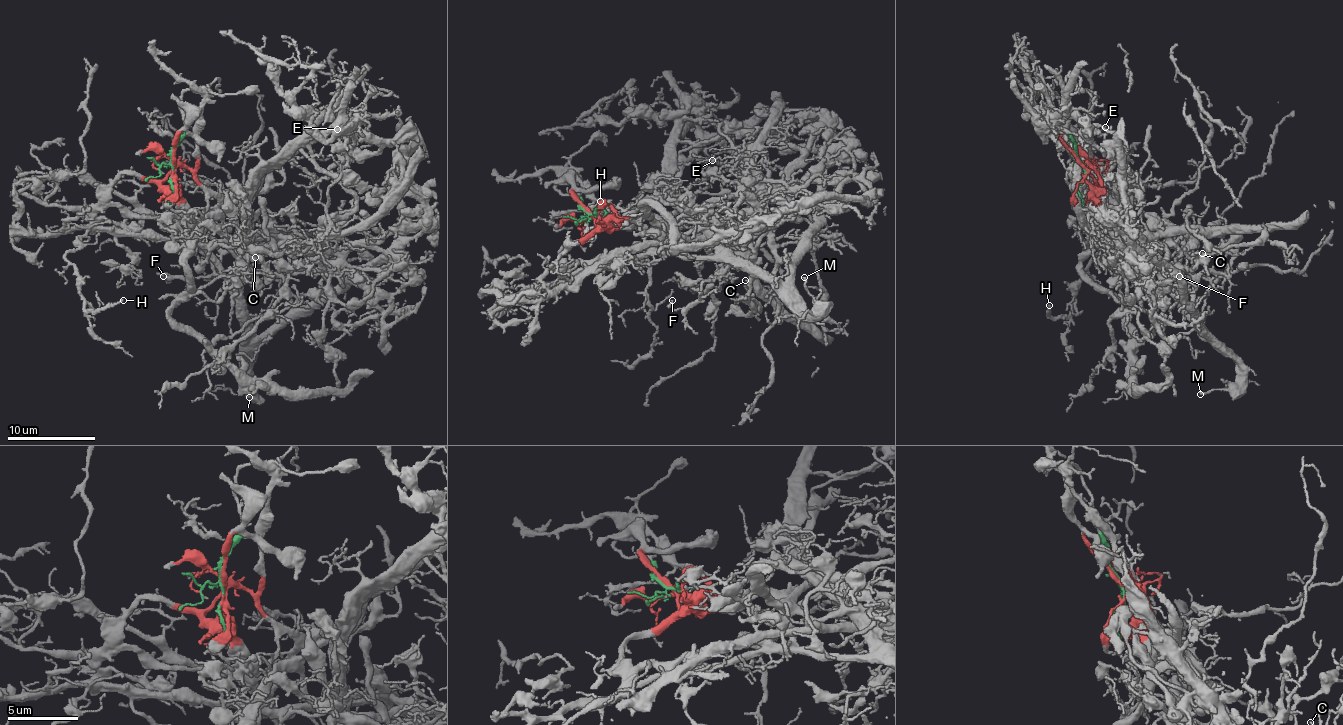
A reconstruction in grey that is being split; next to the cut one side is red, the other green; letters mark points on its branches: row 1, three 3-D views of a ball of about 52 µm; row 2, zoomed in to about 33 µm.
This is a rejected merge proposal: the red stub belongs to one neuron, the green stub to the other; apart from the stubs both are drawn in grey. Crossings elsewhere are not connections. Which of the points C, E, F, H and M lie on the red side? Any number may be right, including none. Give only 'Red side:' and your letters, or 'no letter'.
Red side: C, E, F, M

